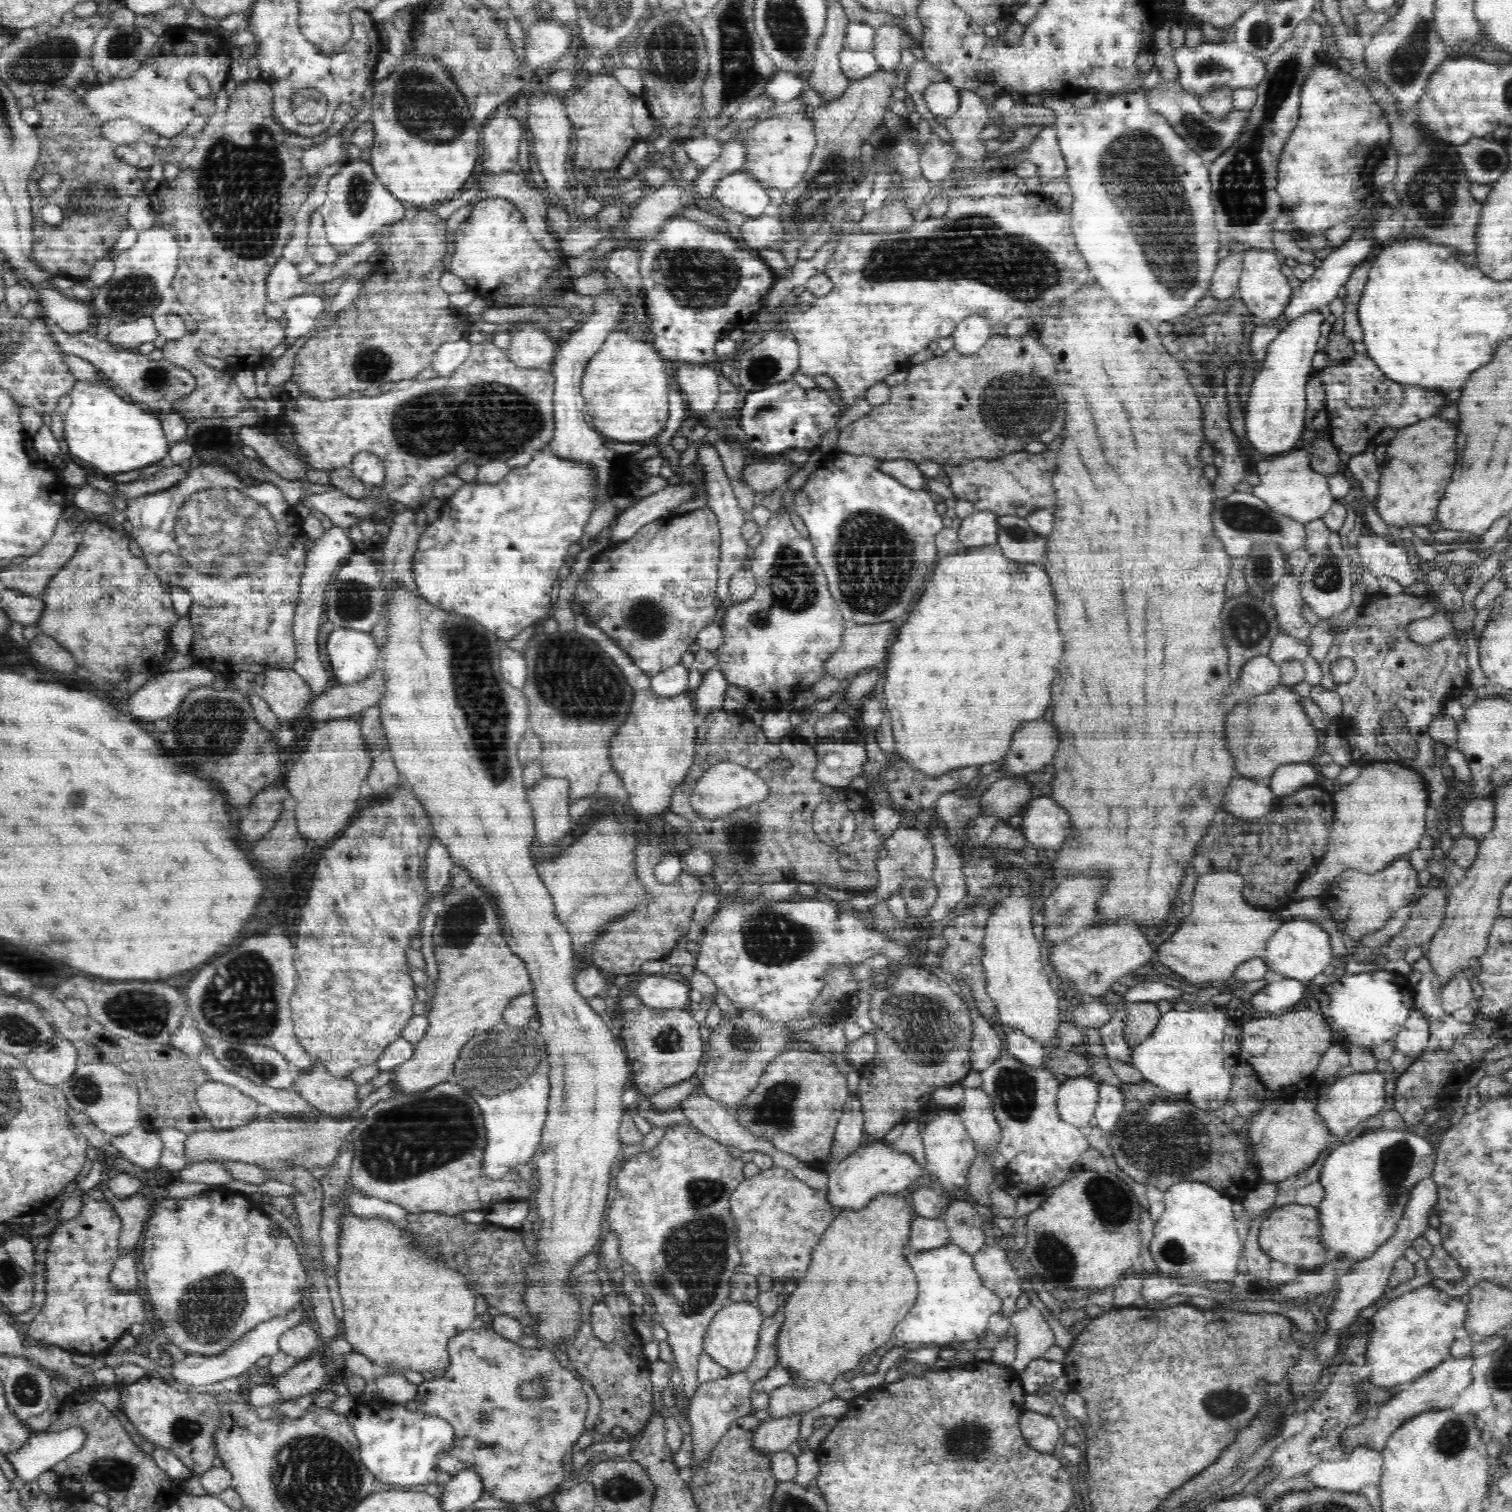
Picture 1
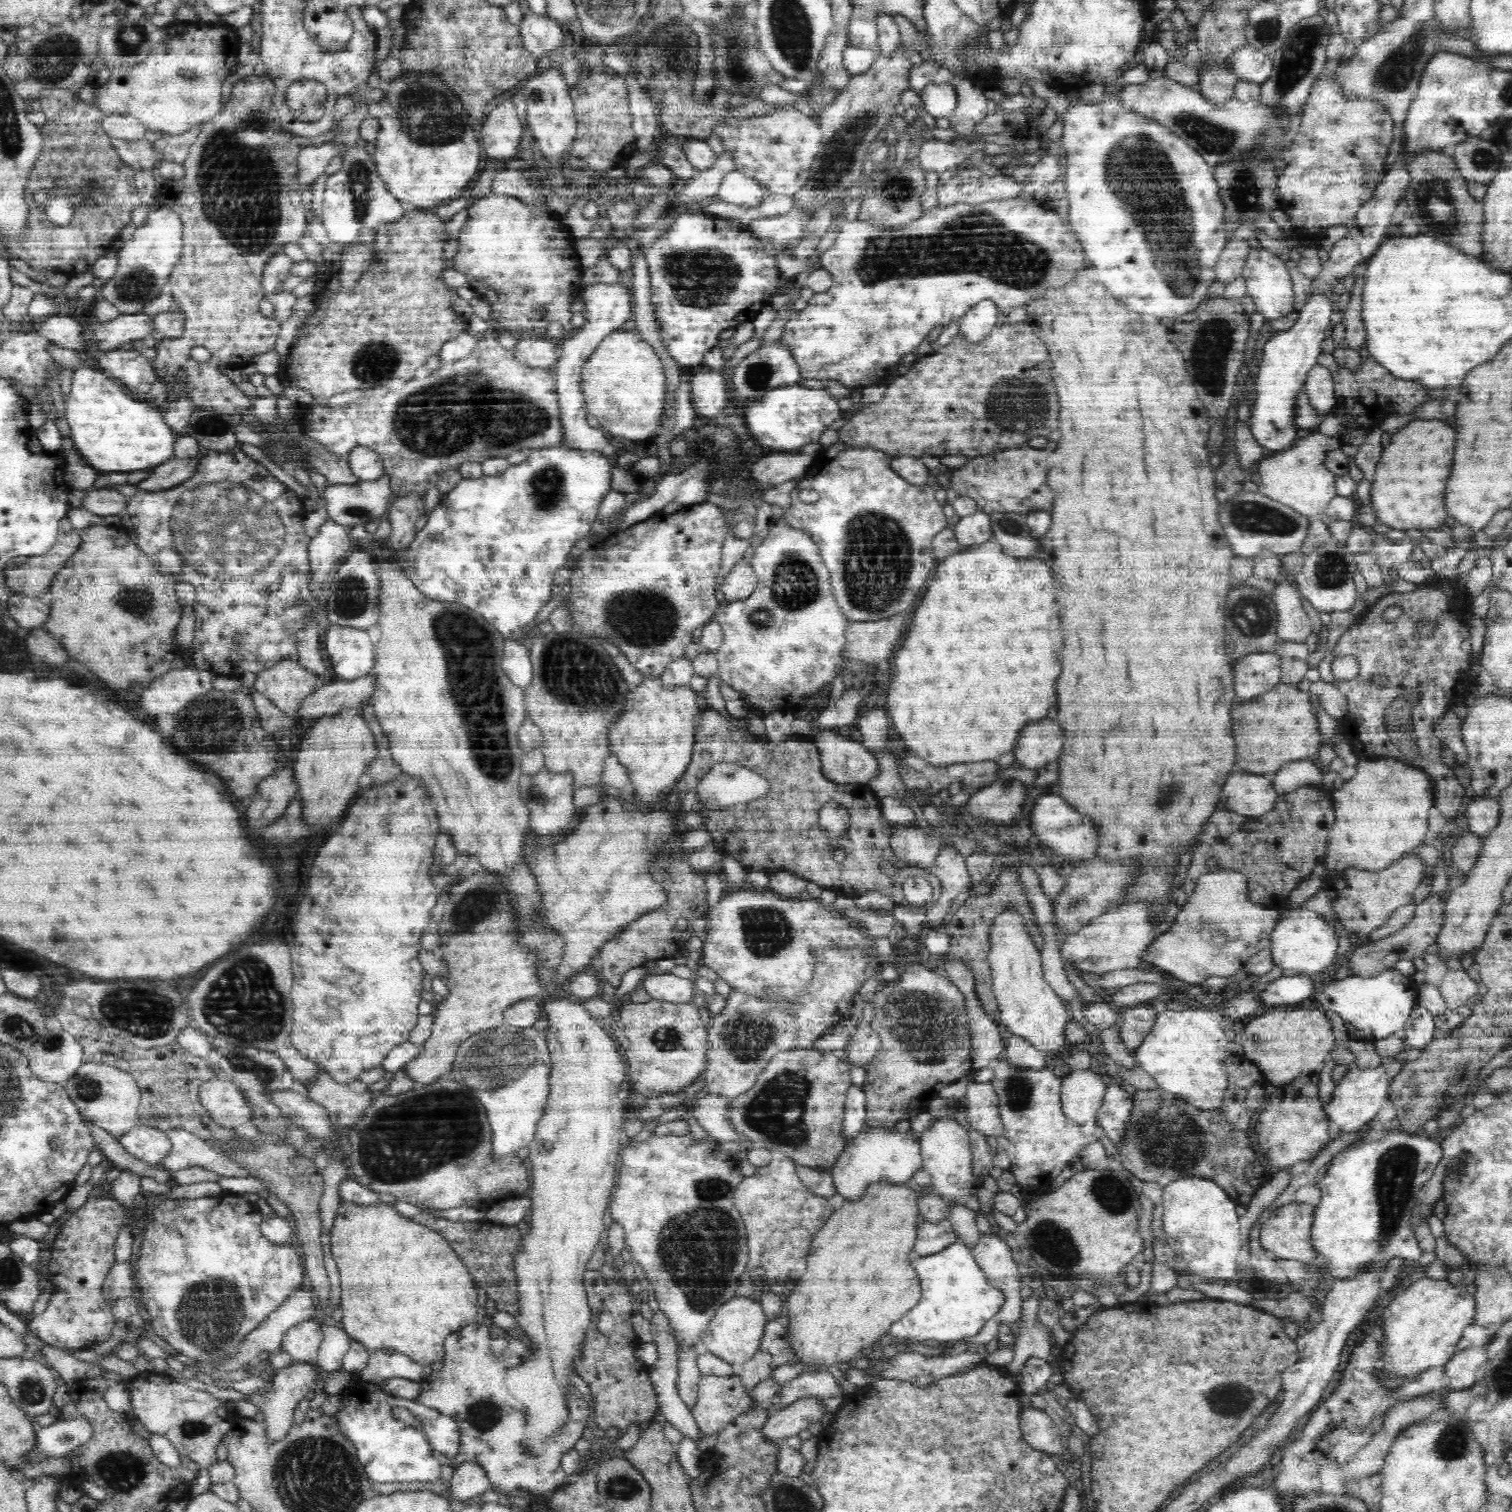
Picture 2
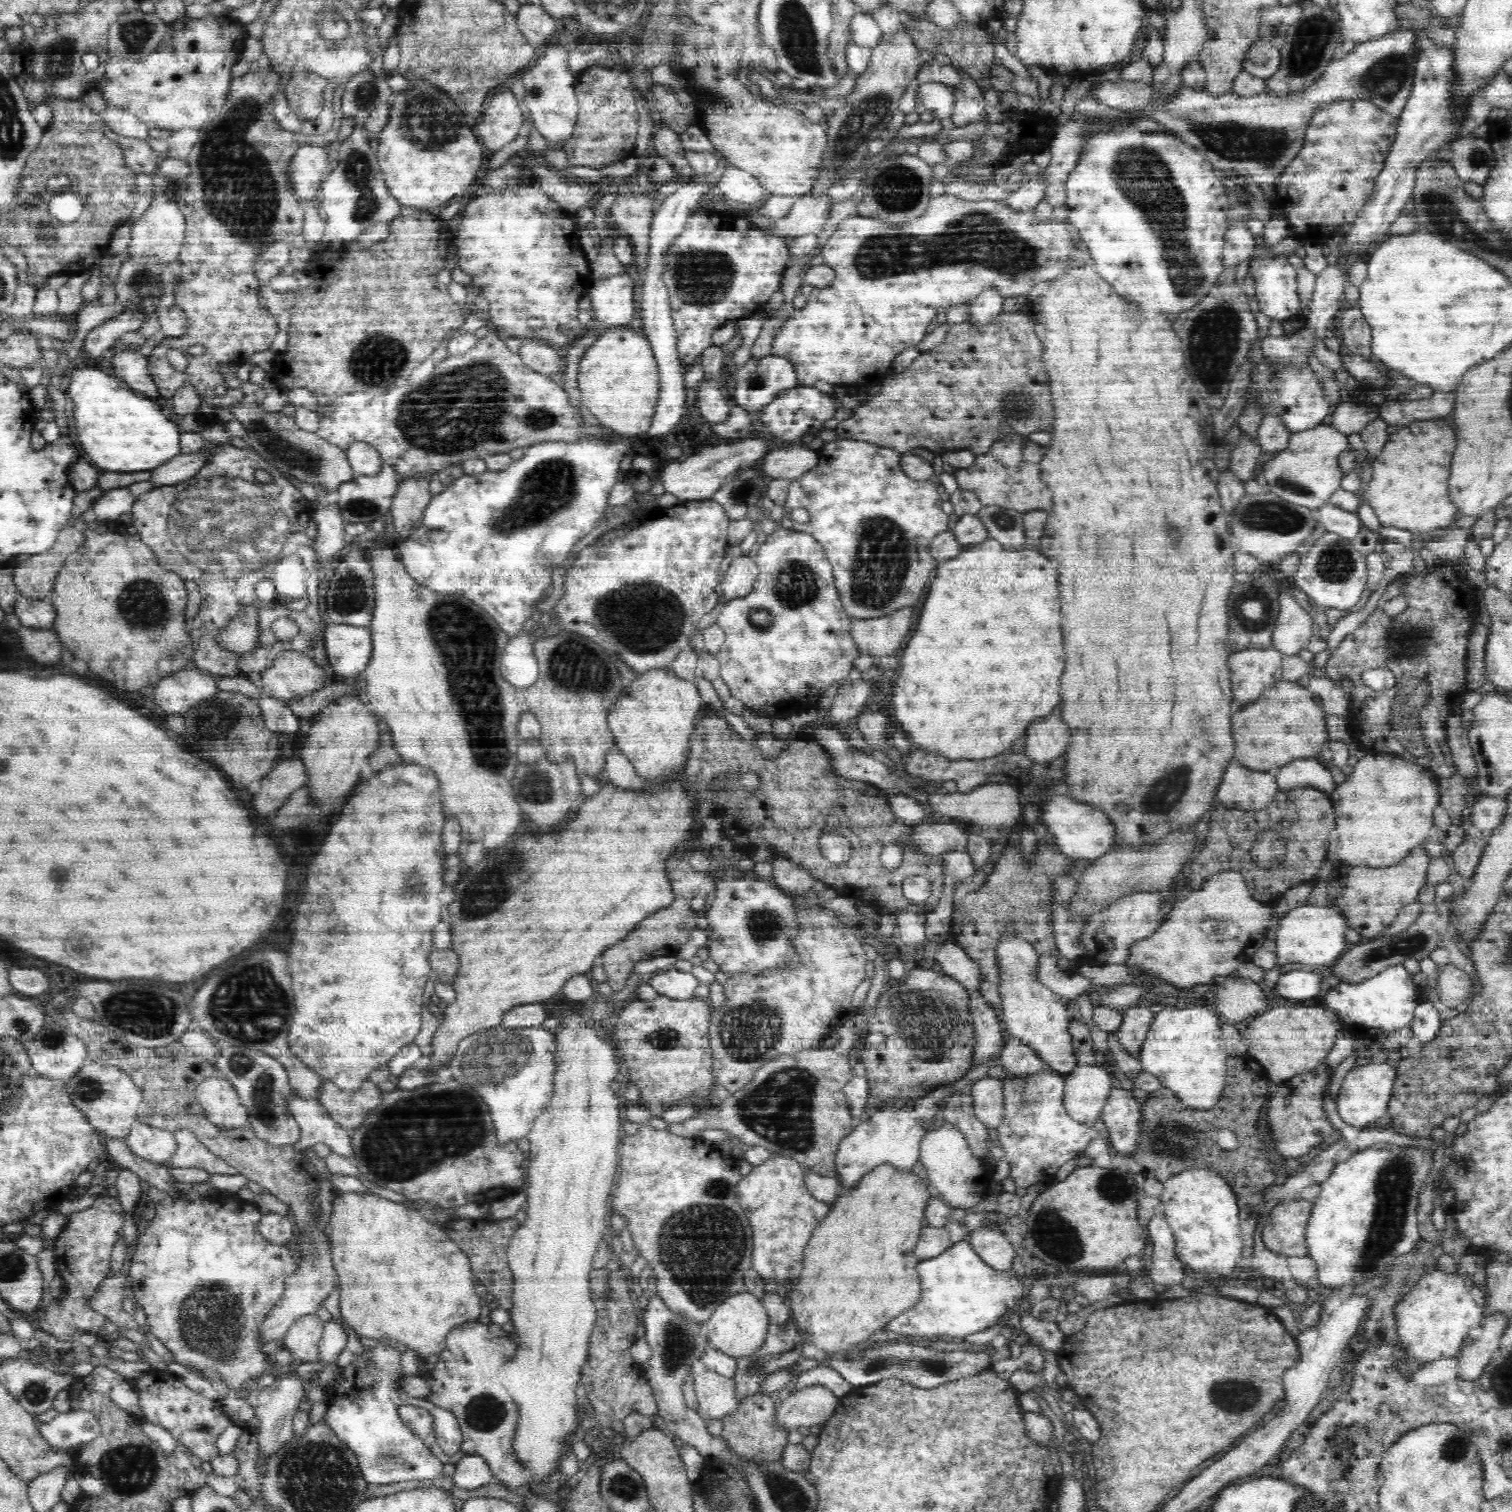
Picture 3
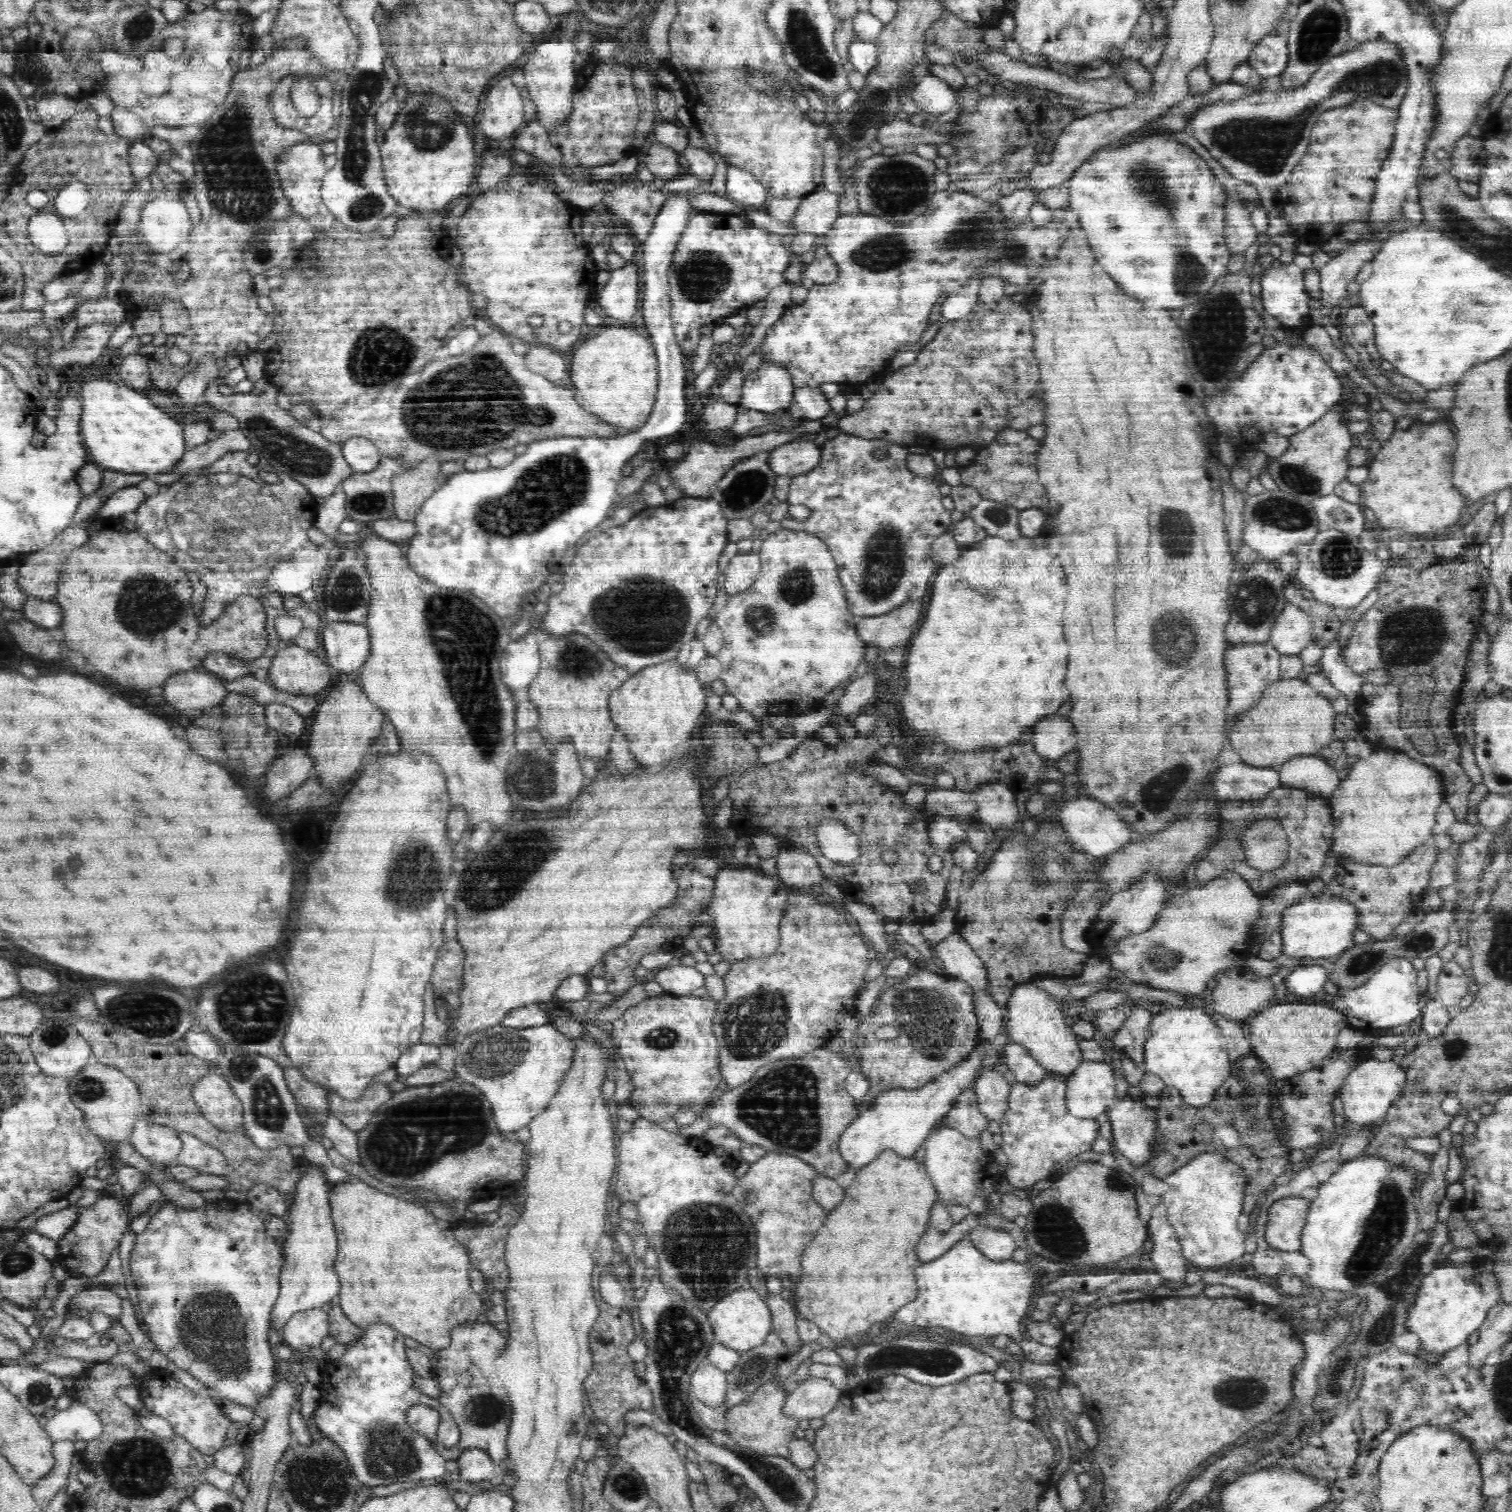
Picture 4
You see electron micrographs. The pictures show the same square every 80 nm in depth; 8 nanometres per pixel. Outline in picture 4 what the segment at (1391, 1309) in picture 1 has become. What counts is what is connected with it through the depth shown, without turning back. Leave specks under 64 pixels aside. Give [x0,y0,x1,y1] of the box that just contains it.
[1405,1257,1500,1355]

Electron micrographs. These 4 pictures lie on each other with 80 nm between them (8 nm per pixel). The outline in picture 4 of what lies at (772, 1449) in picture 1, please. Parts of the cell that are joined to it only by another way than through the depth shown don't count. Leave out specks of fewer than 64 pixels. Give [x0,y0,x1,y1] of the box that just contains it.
[782,1378,843,1420]

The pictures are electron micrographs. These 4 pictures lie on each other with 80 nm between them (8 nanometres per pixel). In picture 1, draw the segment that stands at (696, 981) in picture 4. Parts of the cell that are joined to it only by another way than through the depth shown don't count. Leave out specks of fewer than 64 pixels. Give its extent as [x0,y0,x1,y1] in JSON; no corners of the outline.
[632,974,691,1008]

